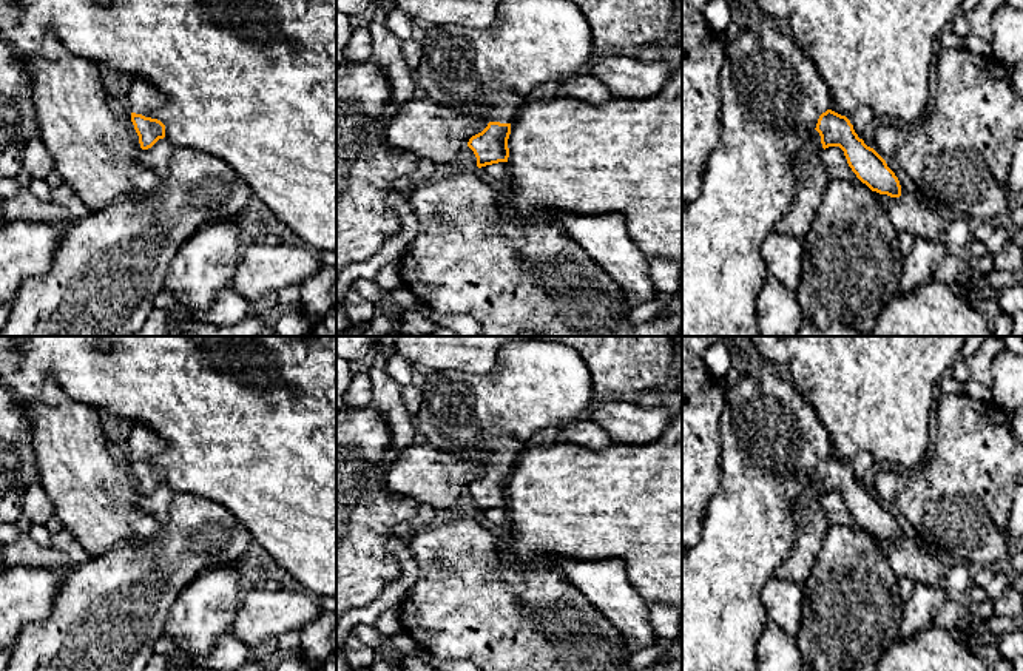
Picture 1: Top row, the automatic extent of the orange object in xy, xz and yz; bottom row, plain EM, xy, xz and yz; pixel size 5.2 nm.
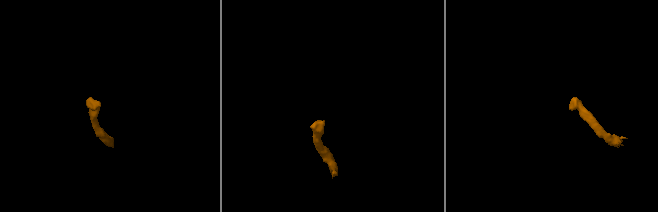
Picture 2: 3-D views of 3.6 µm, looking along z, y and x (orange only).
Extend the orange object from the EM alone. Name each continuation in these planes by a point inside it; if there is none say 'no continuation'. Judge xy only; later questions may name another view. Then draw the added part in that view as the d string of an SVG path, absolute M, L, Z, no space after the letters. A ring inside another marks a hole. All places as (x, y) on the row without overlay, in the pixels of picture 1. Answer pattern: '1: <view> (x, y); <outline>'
1: xy (144, 443); M133 424L128 454L131 458L150 463L150 460L167 449L167 443L150 427Z

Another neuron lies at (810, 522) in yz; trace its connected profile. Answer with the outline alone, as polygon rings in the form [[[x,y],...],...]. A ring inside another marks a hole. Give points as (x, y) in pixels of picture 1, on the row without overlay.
[[[815,475],[793,504],[795,540],[792,552],[779,565],[773,577],[804,585],[816,561],[822,537],[830,528],[829,518],[821,507],[821,481]]]

